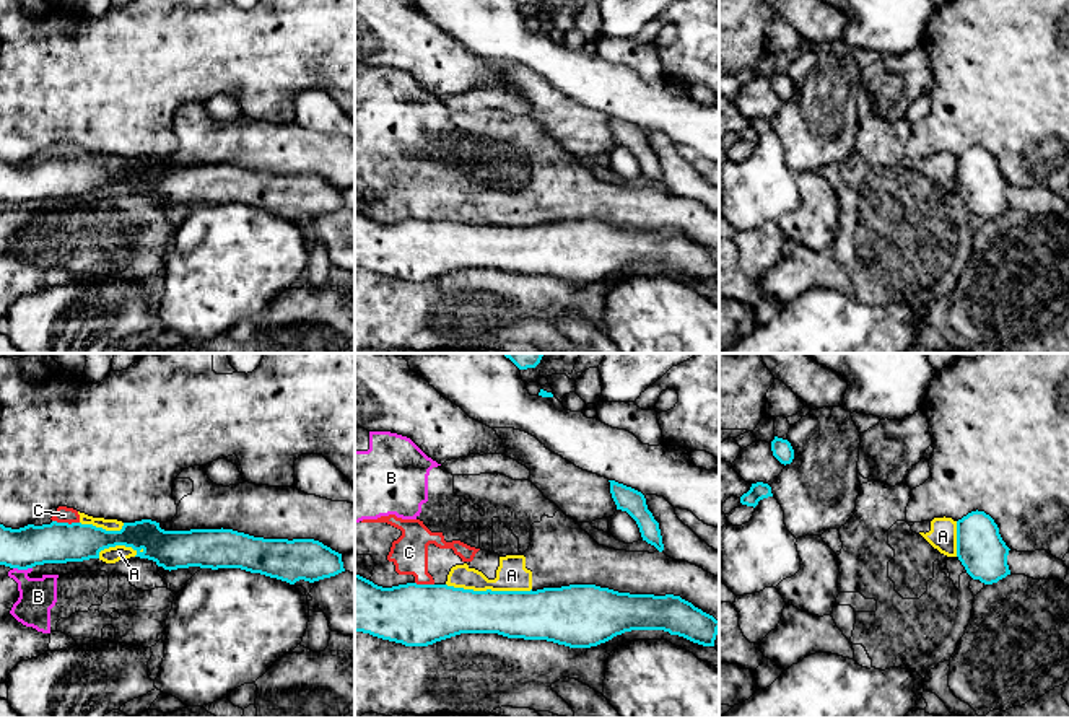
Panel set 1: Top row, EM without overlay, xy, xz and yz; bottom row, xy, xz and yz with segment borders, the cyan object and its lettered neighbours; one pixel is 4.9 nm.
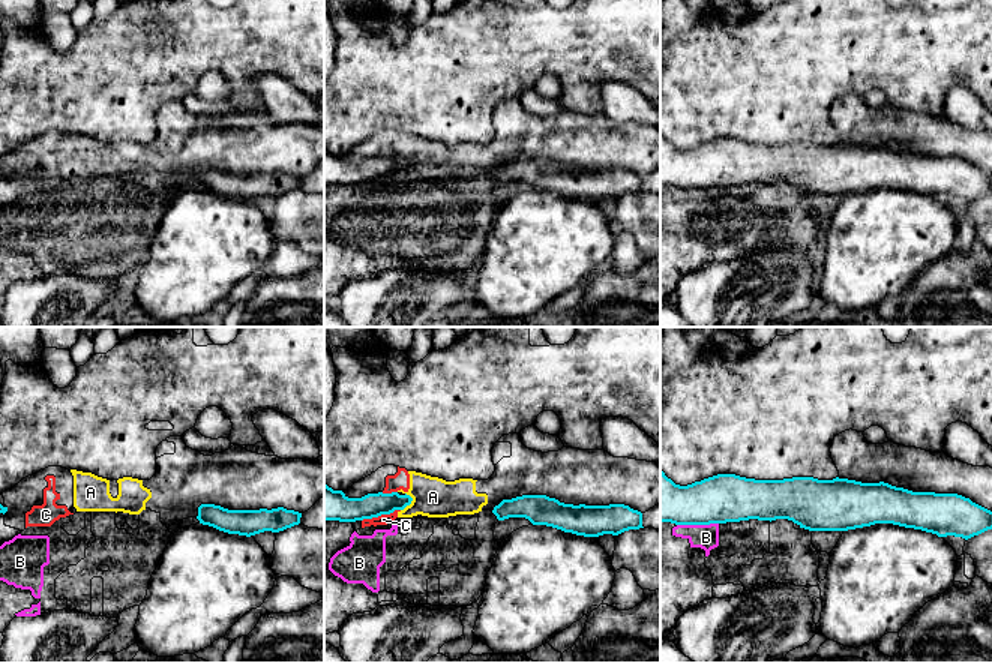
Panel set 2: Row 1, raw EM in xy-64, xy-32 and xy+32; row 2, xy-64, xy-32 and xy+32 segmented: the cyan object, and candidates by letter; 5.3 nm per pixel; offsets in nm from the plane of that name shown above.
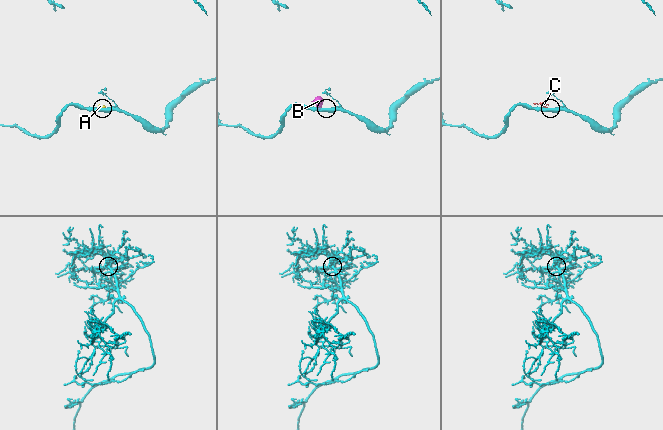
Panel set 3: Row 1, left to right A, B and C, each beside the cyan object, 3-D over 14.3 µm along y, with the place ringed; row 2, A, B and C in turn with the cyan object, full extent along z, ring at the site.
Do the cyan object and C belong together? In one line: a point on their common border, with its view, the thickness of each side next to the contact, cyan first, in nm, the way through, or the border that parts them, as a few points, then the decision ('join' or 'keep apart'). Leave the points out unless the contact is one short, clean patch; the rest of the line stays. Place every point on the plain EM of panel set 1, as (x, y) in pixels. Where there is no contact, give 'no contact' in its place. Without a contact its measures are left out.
xy (65, 158) | 200/80 nm | along xy (52, 155), (78, 158) | keep apart

